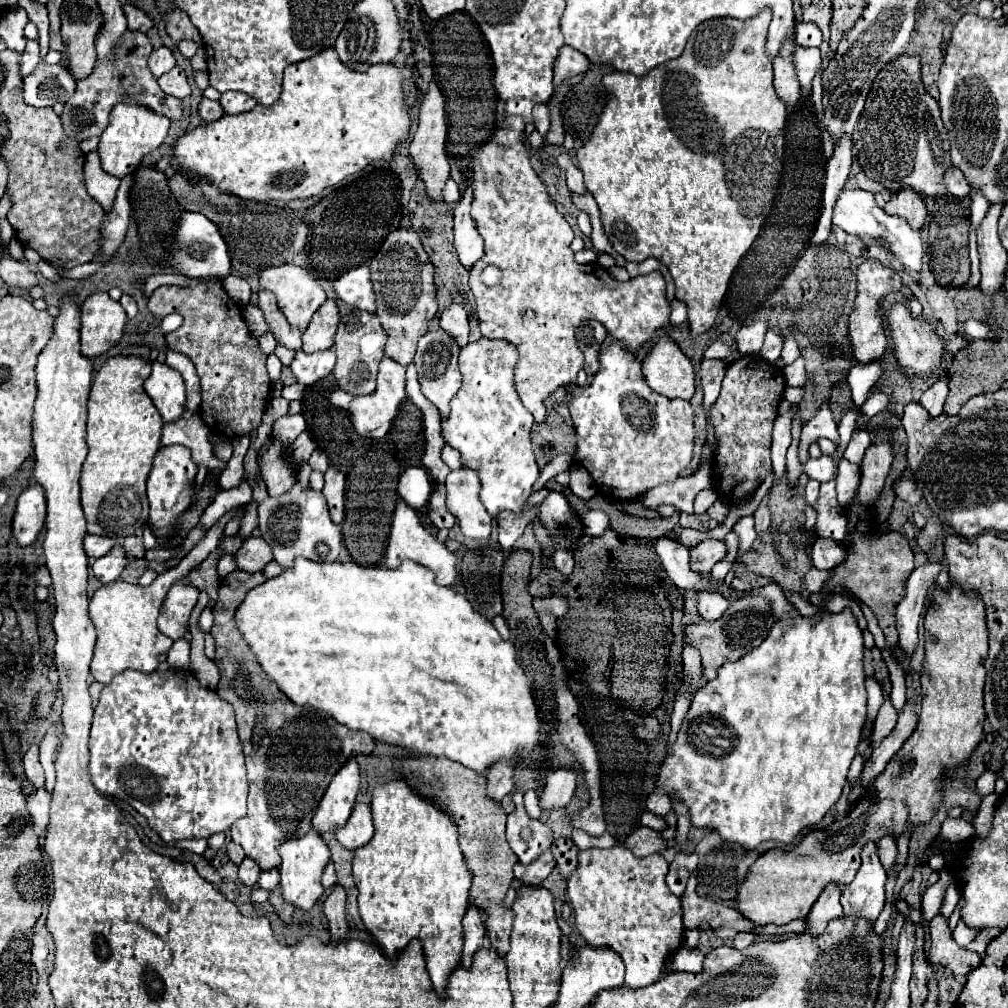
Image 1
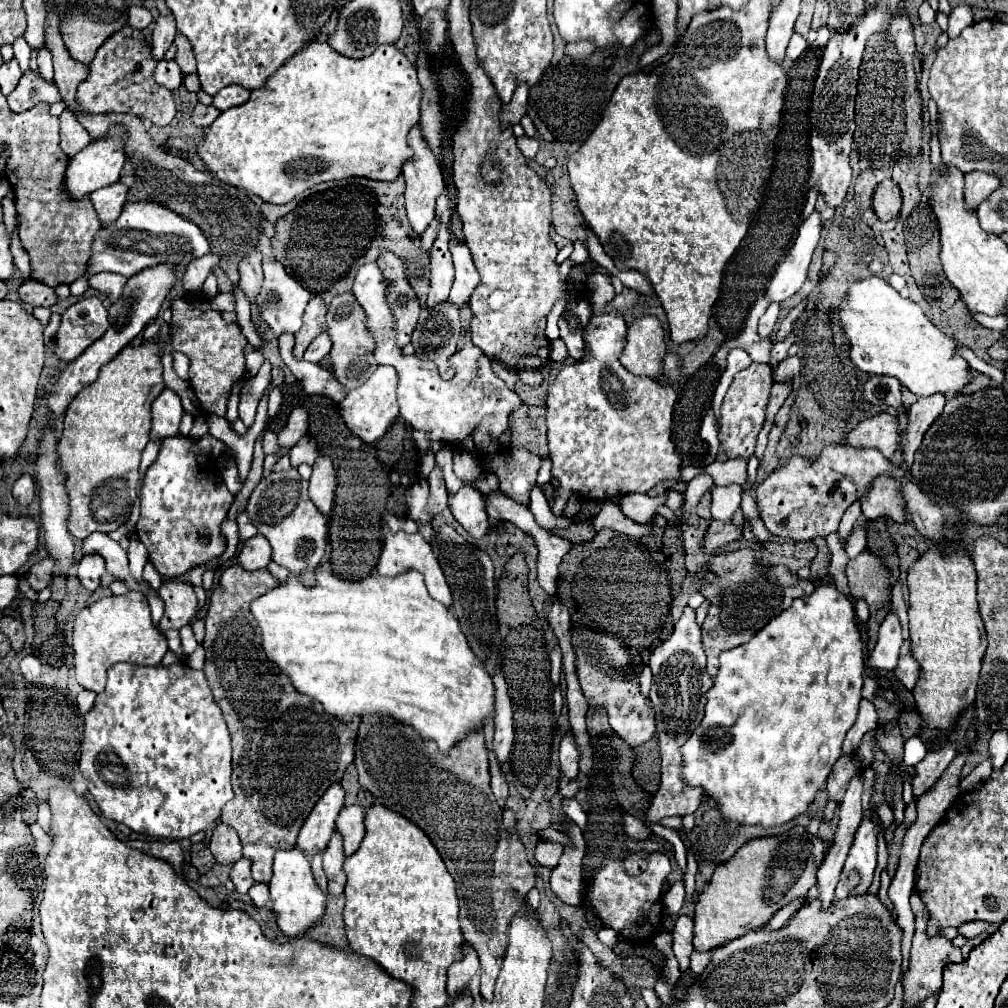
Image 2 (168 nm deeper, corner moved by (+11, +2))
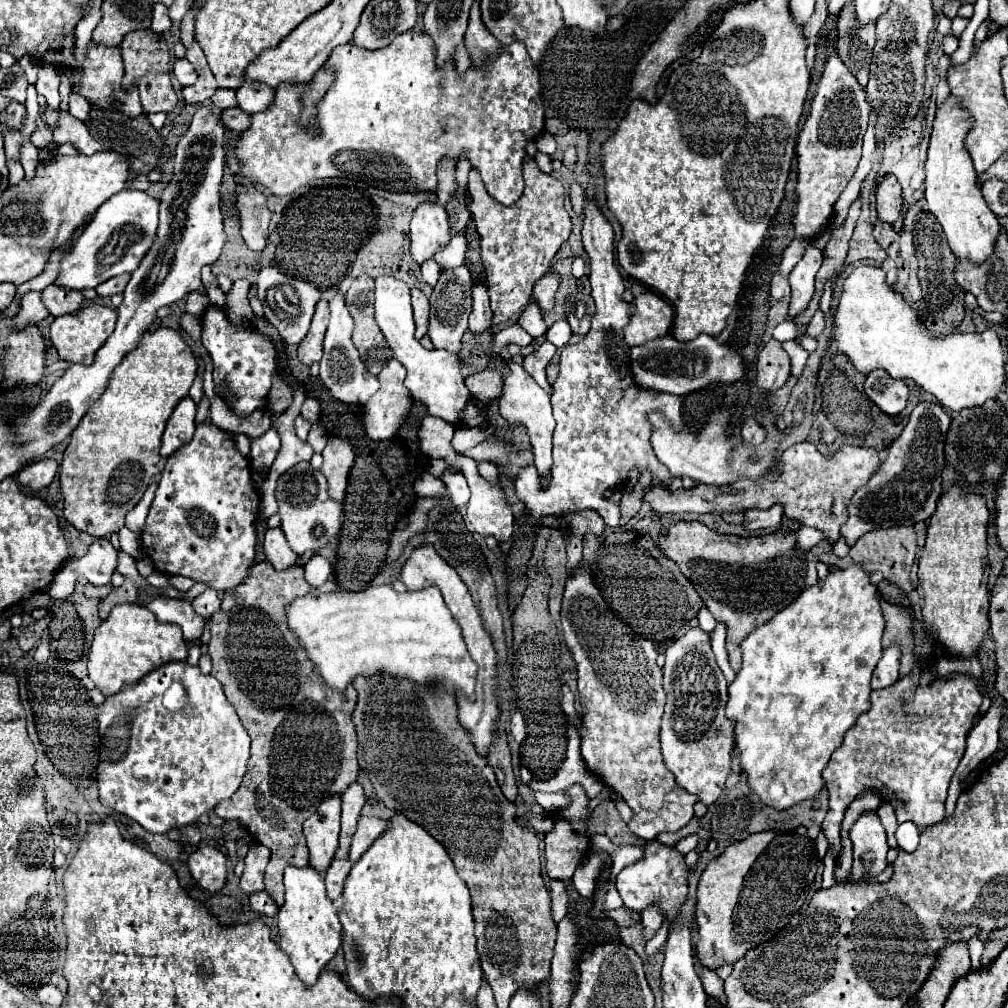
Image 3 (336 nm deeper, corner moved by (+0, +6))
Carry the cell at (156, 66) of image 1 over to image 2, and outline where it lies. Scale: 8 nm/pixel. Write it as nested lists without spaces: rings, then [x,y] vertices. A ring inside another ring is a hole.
[[[162,13],[156,19],[154,25],[154,35],[152,35],[152,55],[160,61],[166,53],[166,49],[172,45],[176,35],[176,21],[172,13]]]

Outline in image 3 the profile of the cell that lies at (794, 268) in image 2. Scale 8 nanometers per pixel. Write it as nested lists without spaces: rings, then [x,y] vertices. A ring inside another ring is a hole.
[[[809,245],[803,259],[789,273],[789,285],[791,285],[789,317],[795,317],[801,311],[801,307],[805,307],[811,301],[811,297],[815,293],[815,275],[819,271],[823,259],[823,253]]]

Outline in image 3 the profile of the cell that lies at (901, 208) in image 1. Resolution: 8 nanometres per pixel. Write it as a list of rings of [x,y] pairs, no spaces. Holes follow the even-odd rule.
[[[887,175],[877,185],[877,215],[885,223],[895,223],[901,217],[903,193],[897,177]]]

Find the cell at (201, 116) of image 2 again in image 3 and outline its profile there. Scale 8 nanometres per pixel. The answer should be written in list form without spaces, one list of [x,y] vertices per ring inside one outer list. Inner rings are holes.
[[[229,107],[221,111],[221,121],[225,123],[227,129],[241,133],[251,125],[251,115],[243,113],[239,107]]]

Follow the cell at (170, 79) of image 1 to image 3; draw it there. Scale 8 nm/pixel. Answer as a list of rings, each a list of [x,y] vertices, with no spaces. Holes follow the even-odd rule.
[[[177,59],[175,65],[173,65],[173,75],[177,77],[177,81],[187,87],[187,85],[193,85],[195,79],[197,79],[197,71],[193,69],[193,65],[187,61],[187,59]]]

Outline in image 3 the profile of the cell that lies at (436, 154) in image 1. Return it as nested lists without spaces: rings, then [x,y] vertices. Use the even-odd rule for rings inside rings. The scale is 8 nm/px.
[[[435,195],[413,211],[409,237],[411,255],[419,265],[425,259],[431,259],[433,253],[449,241],[449,219],[443,207],[435,201]]]

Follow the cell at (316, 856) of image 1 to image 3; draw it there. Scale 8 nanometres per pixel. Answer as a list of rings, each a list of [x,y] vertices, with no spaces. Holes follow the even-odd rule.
[[[289,865],[285,869],[285,903],[279,907],[279,947],[289,957],[295,973],[307,985],[313,985],[321,969],[333,959],[341,945],[339,909],[329,901],[325,893],[323,875],[311,867]]]

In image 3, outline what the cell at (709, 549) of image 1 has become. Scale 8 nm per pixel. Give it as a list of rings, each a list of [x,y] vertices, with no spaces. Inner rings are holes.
[[[771,507],[771,509],[757,509],[757,511],[743,511],[743,527],[747,531],[759,531],[765,527],[775,527],[781,521],[783,509]]]

